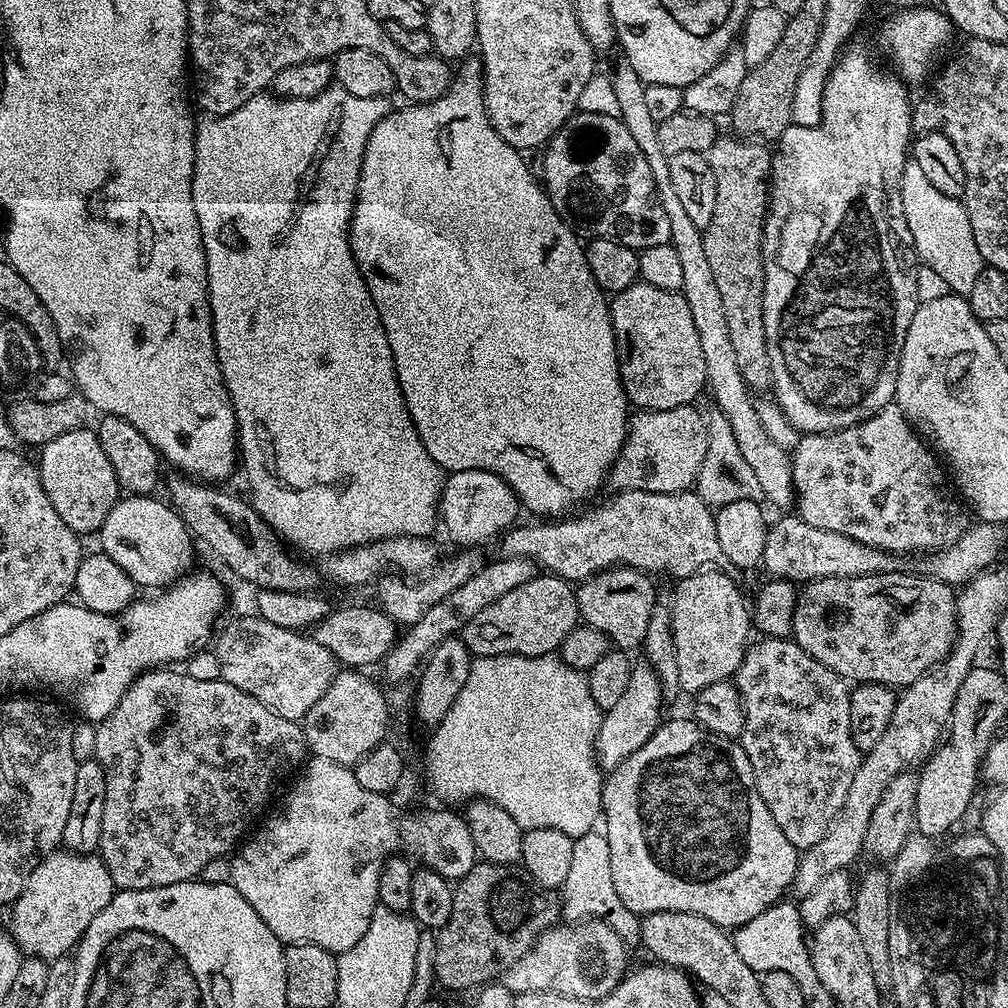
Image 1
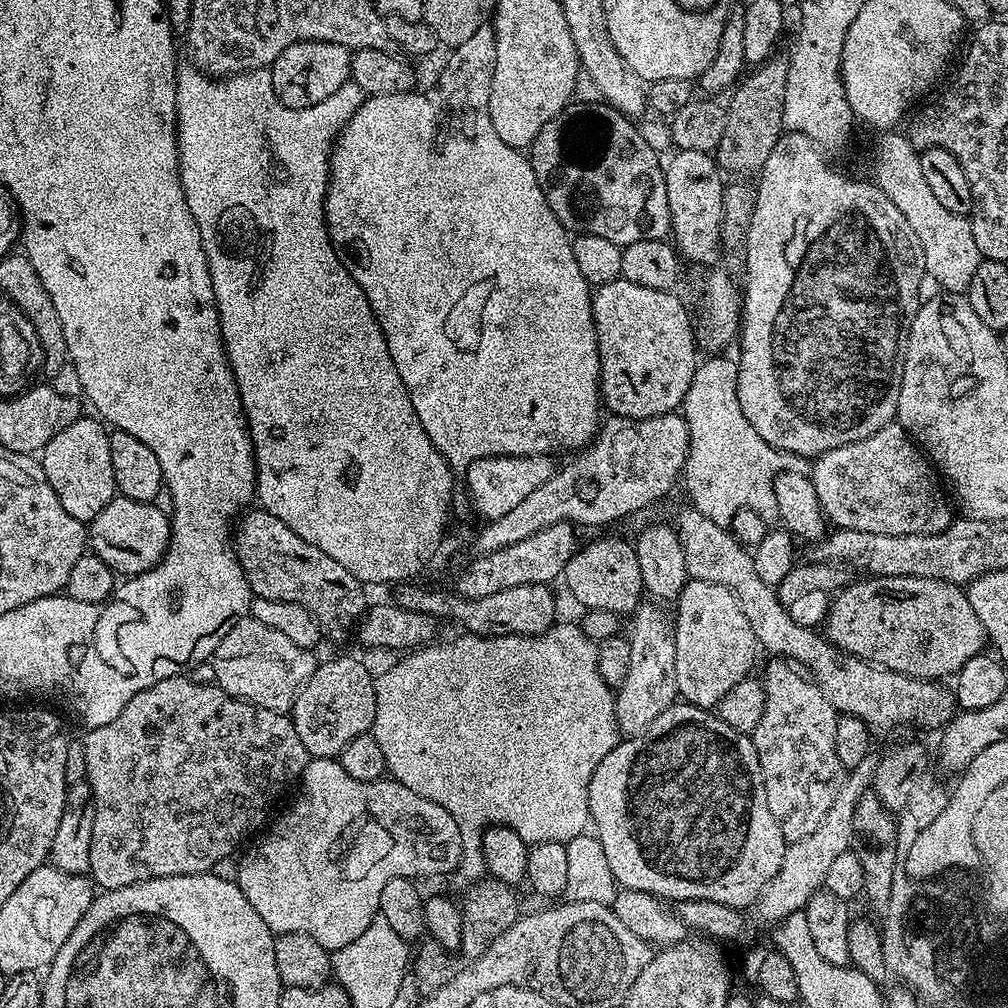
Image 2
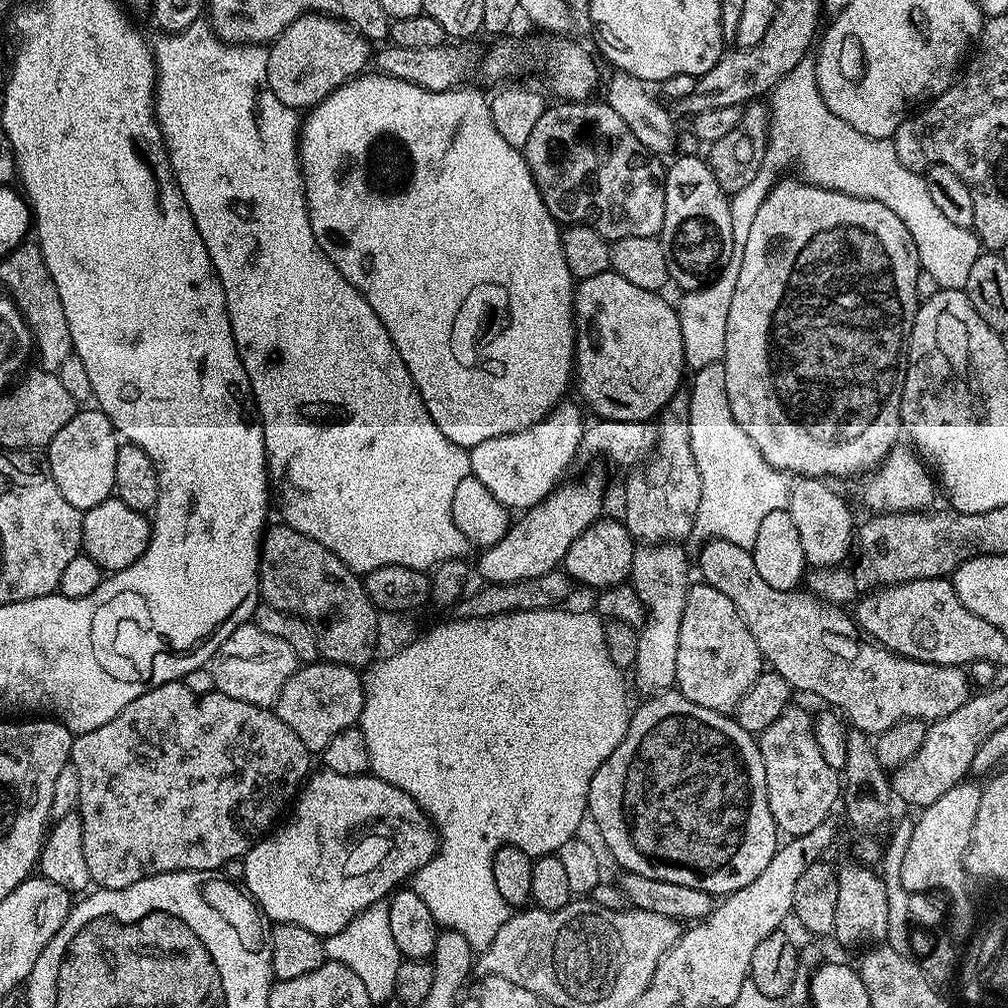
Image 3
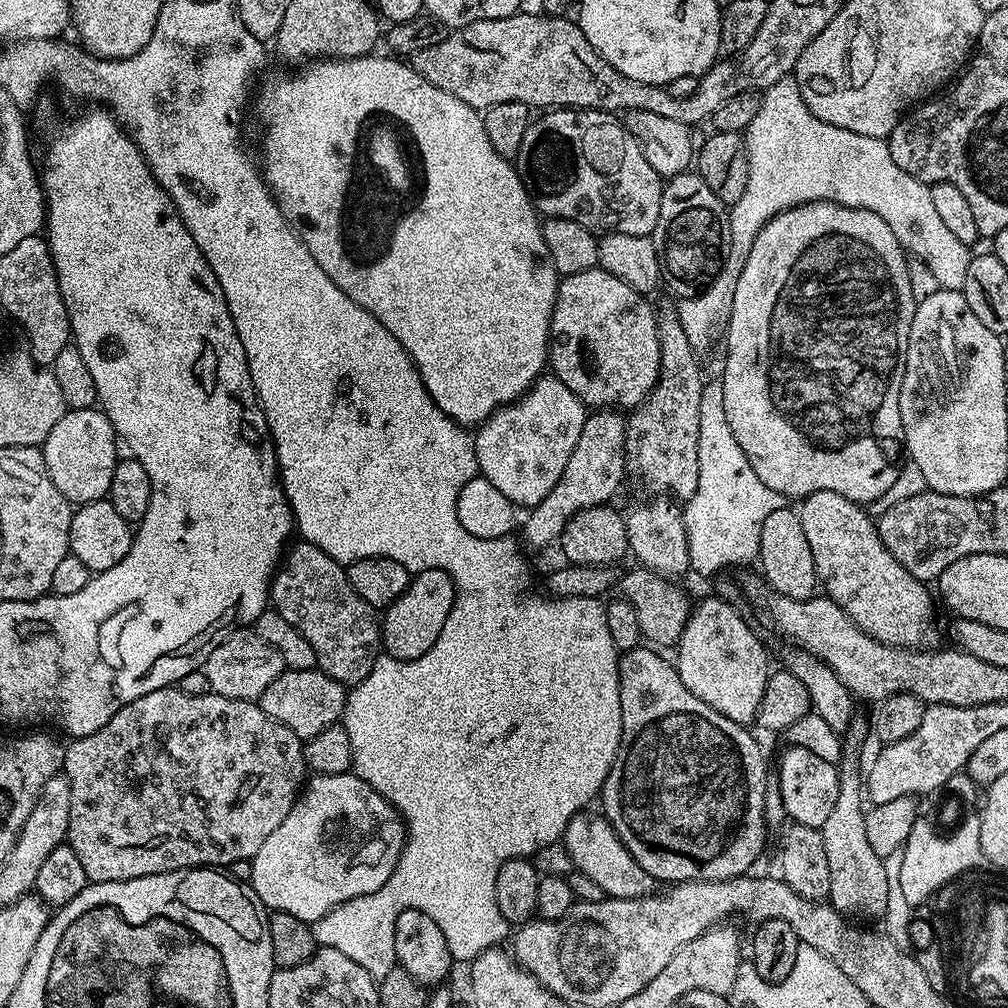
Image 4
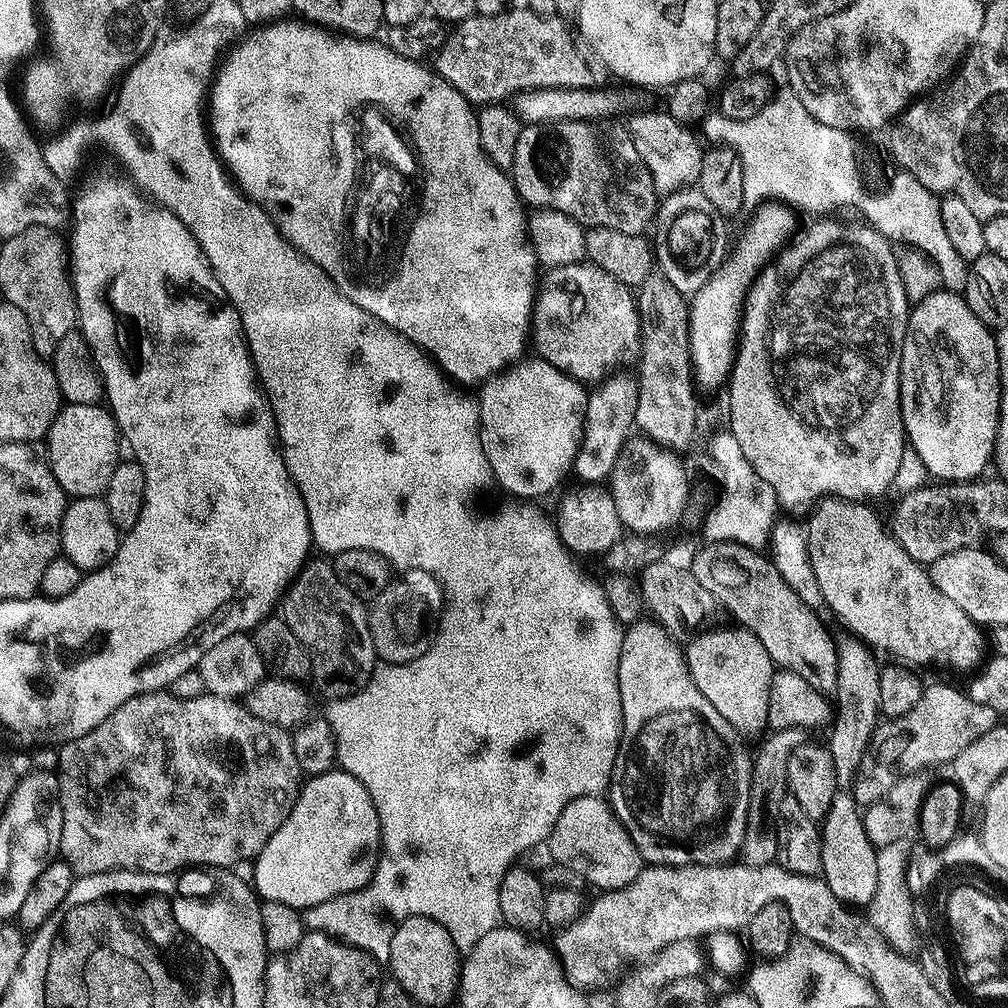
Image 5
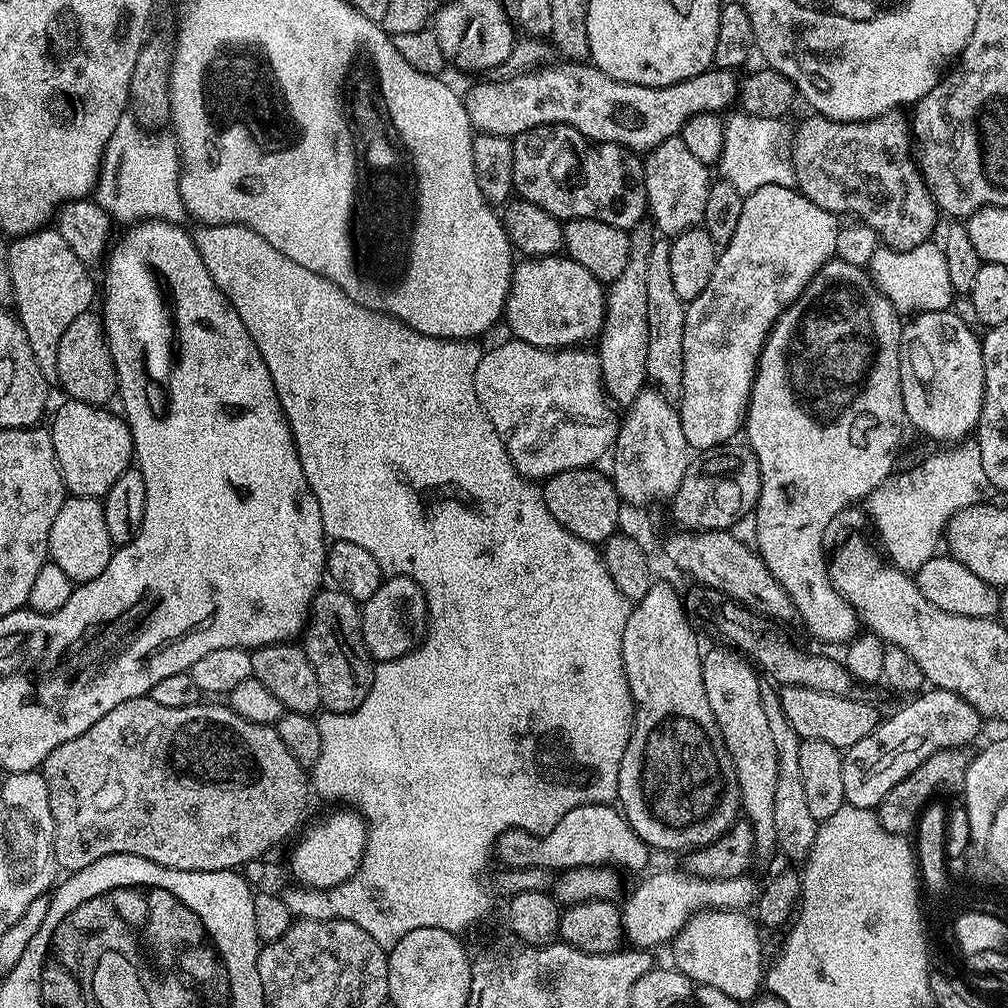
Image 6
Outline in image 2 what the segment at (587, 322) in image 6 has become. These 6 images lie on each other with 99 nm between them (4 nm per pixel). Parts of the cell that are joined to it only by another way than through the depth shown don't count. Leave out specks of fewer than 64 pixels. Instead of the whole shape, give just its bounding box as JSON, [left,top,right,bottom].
[592,278,698,420]

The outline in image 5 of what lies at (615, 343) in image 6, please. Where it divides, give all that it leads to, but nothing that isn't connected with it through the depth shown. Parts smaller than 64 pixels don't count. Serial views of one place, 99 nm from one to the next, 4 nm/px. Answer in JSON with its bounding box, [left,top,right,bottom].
[574,374,639,482]

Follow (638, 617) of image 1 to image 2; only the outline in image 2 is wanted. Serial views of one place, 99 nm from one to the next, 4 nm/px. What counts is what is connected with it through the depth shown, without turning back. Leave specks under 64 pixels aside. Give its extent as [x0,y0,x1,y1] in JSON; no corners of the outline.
[562,536,645,618]

